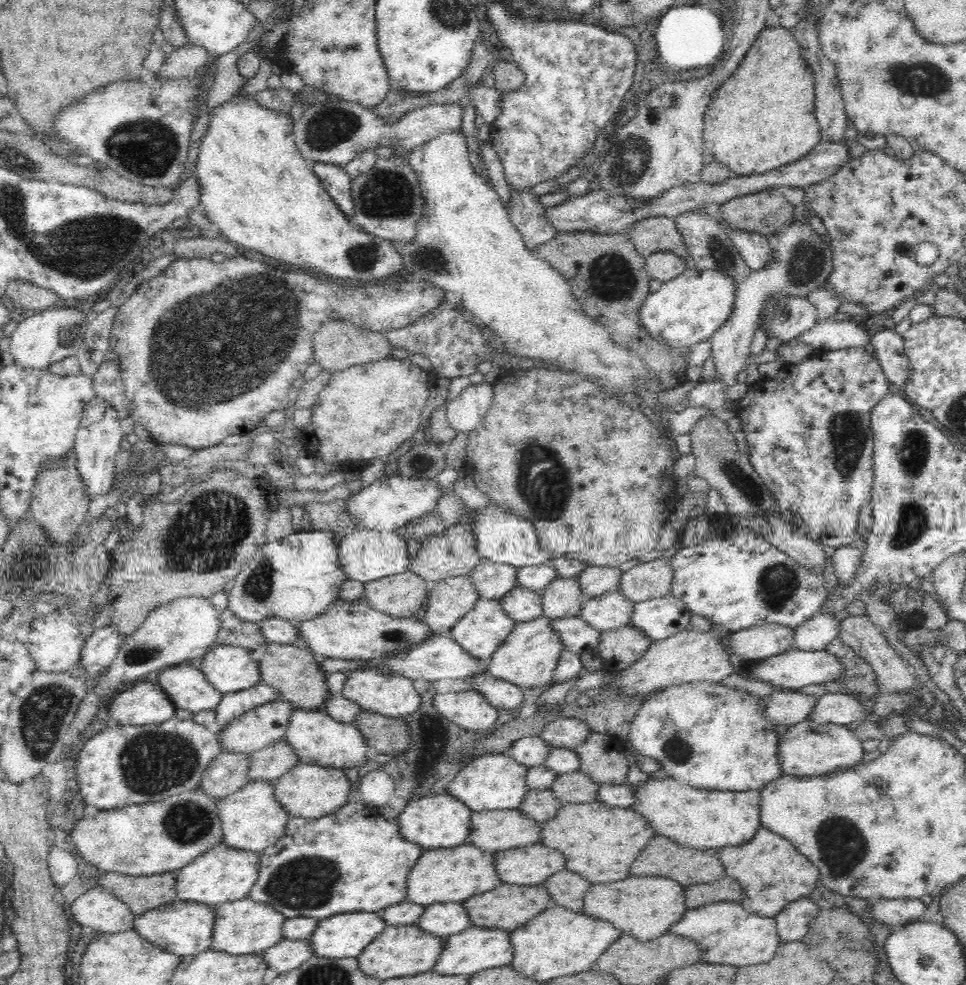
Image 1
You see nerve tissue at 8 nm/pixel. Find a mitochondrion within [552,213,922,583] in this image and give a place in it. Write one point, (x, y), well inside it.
(848, 434)

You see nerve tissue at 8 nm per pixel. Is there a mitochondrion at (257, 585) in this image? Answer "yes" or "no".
yes

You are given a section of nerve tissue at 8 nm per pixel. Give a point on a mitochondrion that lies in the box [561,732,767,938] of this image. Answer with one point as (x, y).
(677, 750)

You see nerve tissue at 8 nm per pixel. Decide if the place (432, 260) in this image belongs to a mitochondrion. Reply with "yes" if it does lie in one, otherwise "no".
yes

